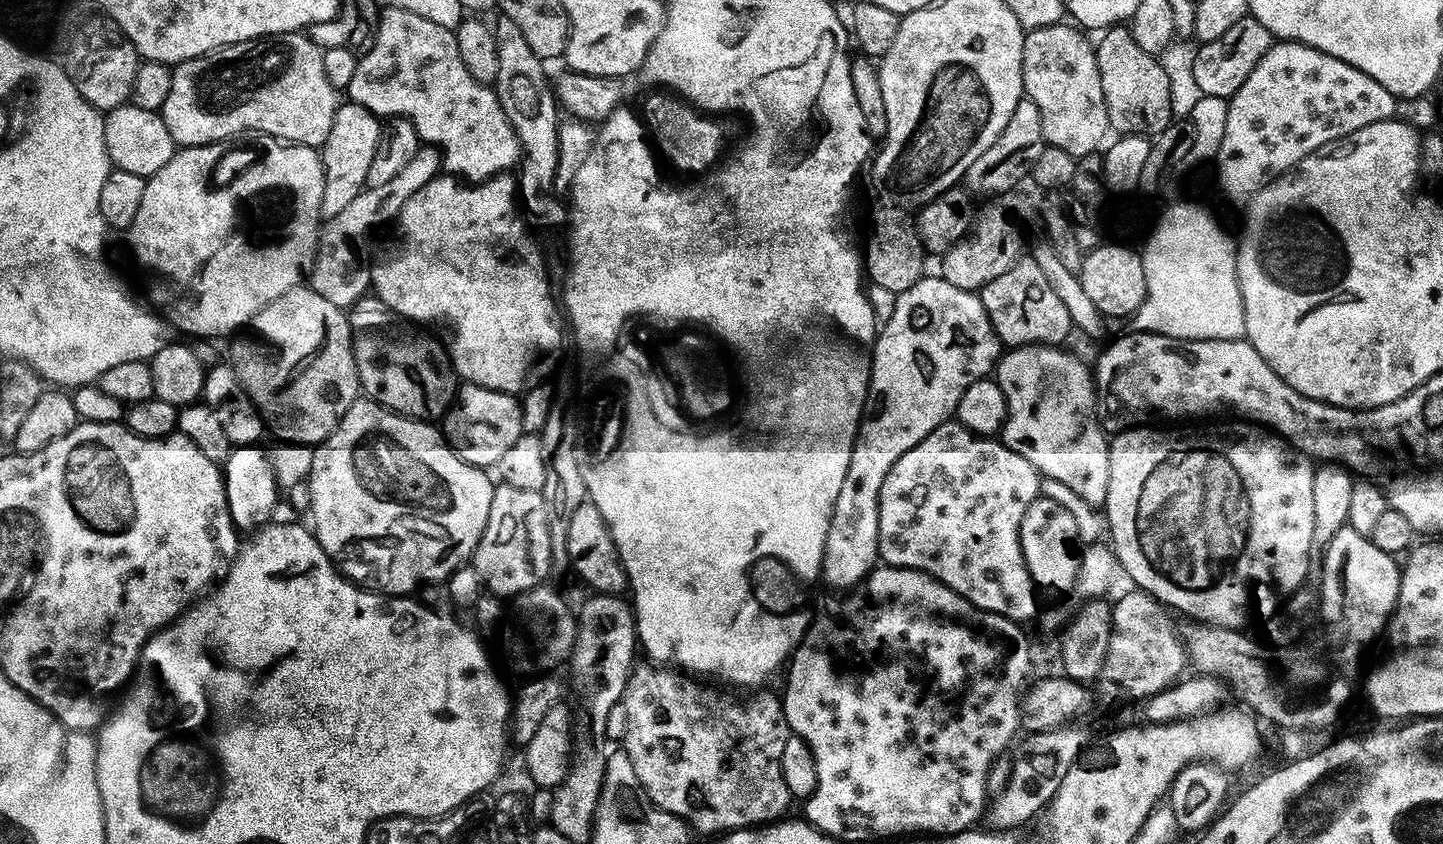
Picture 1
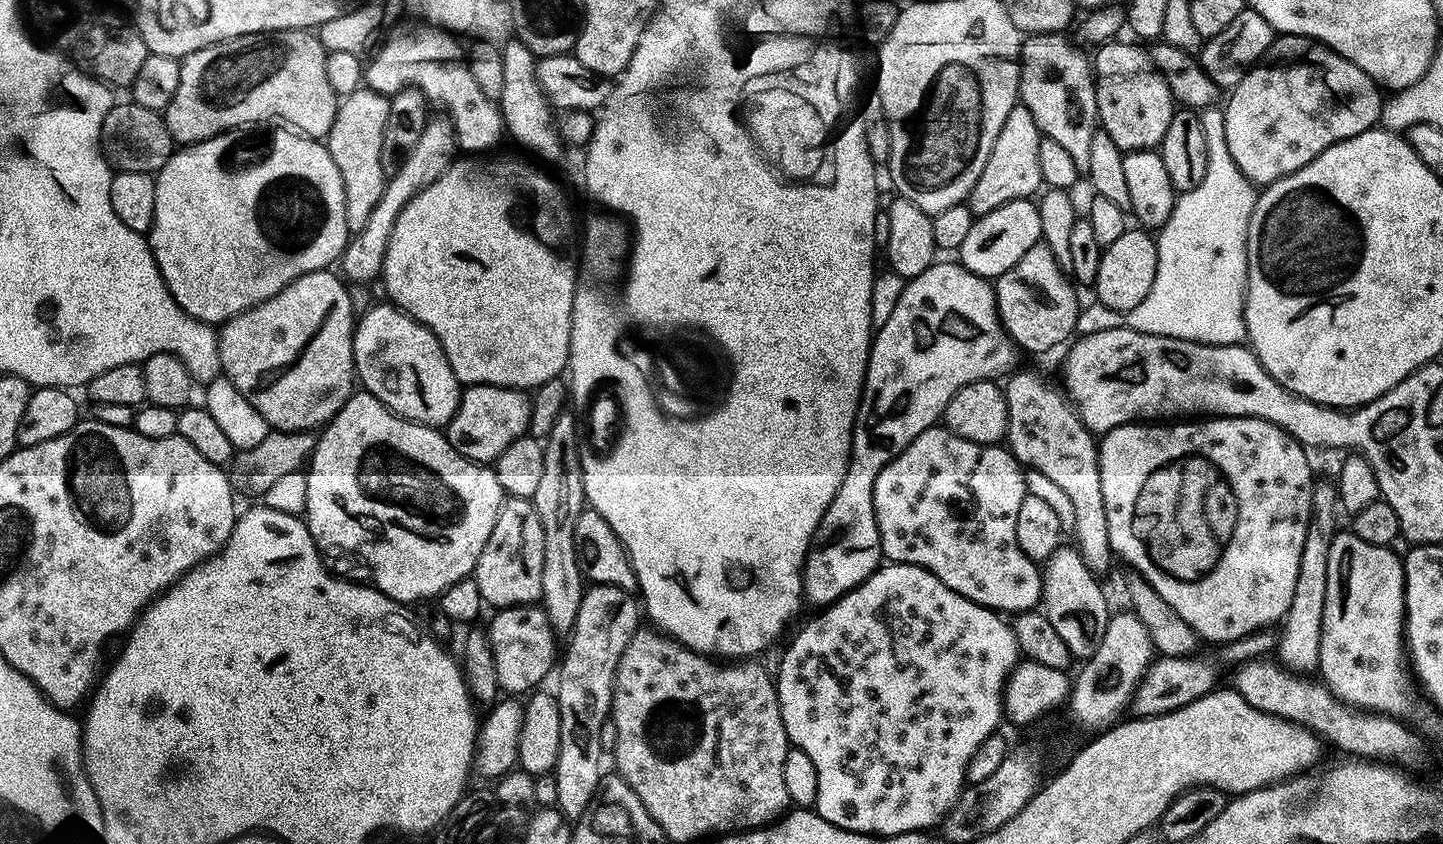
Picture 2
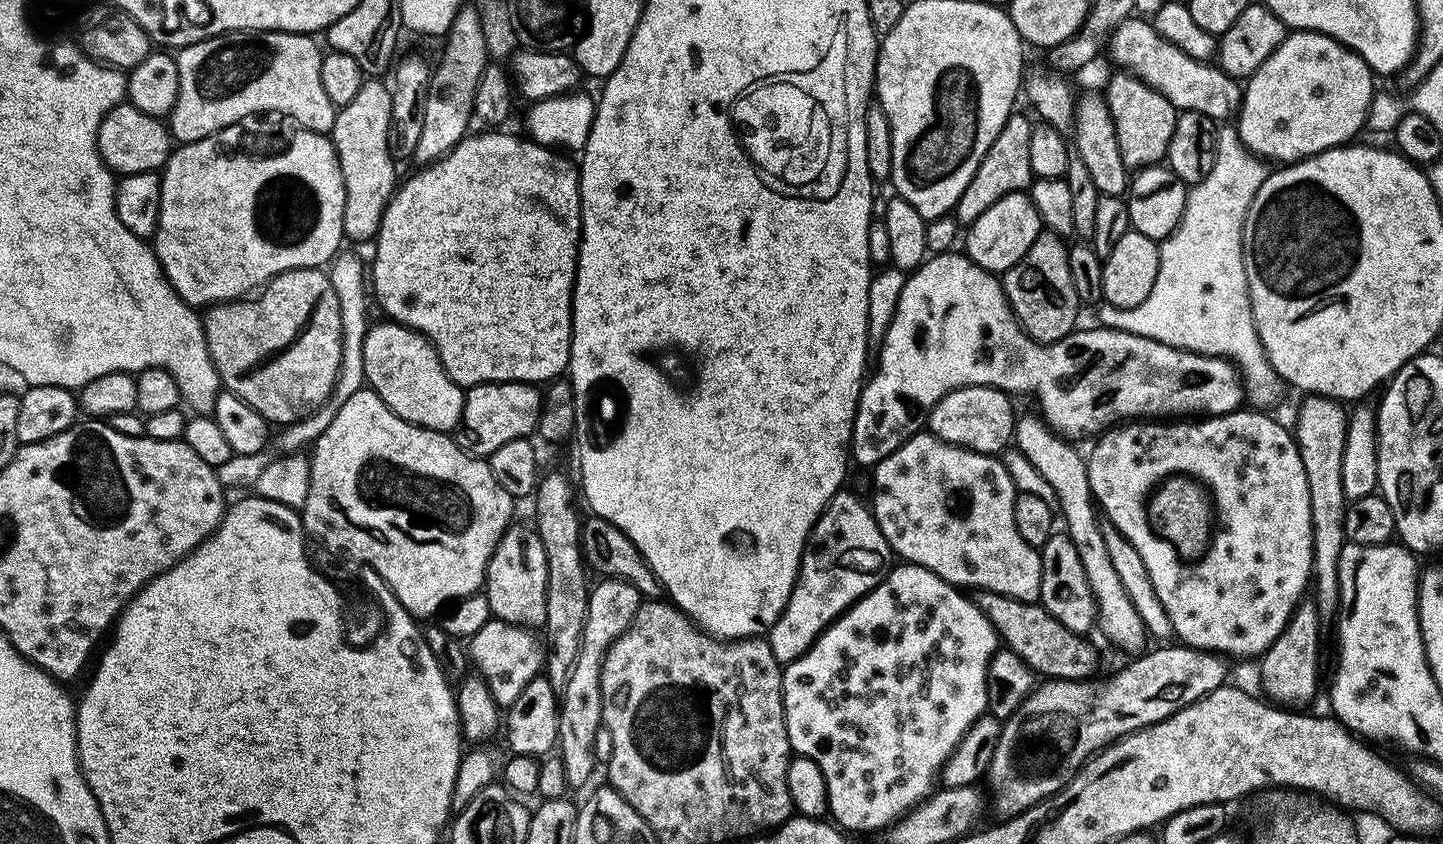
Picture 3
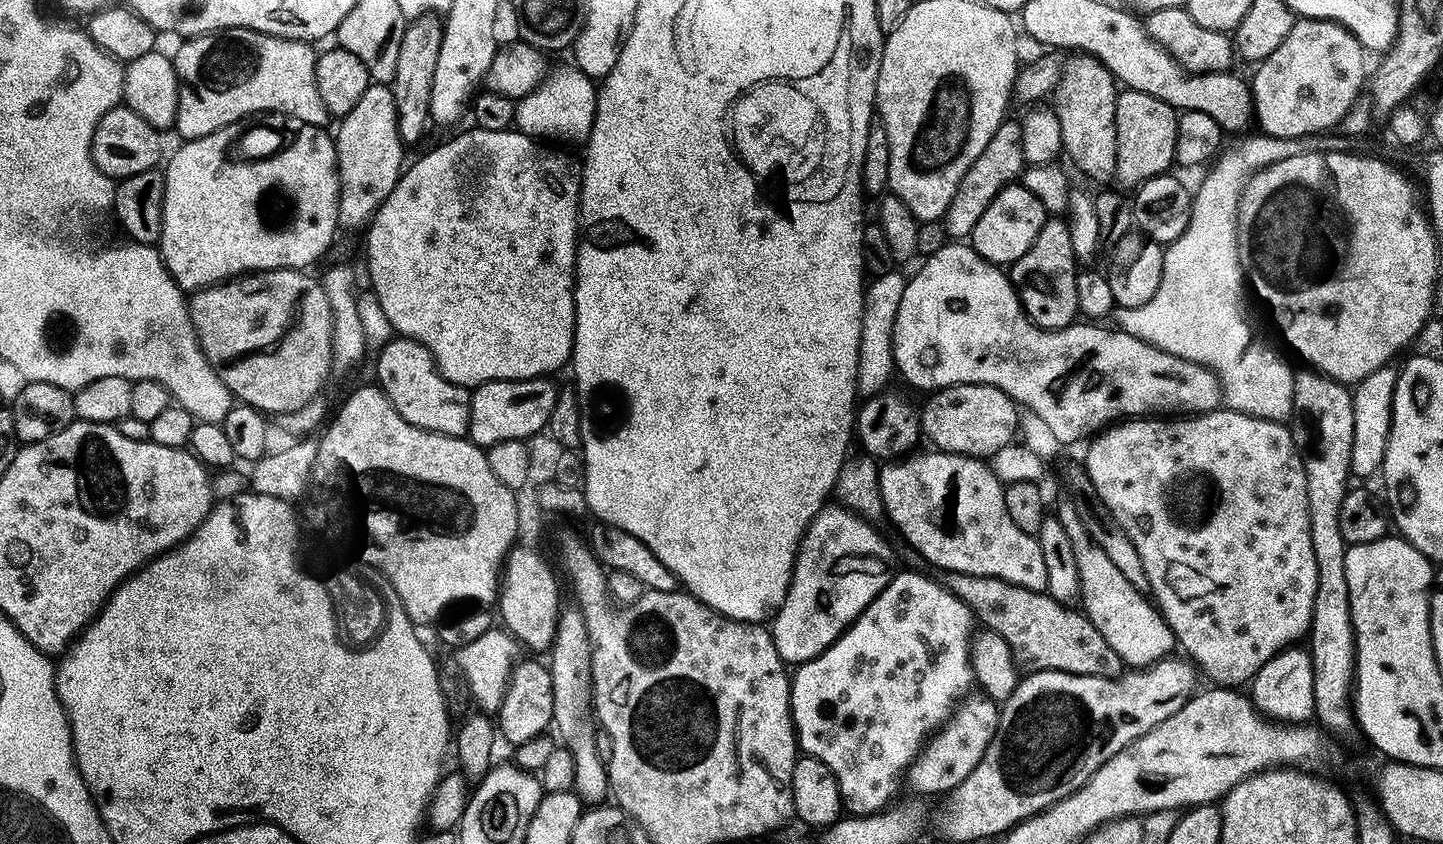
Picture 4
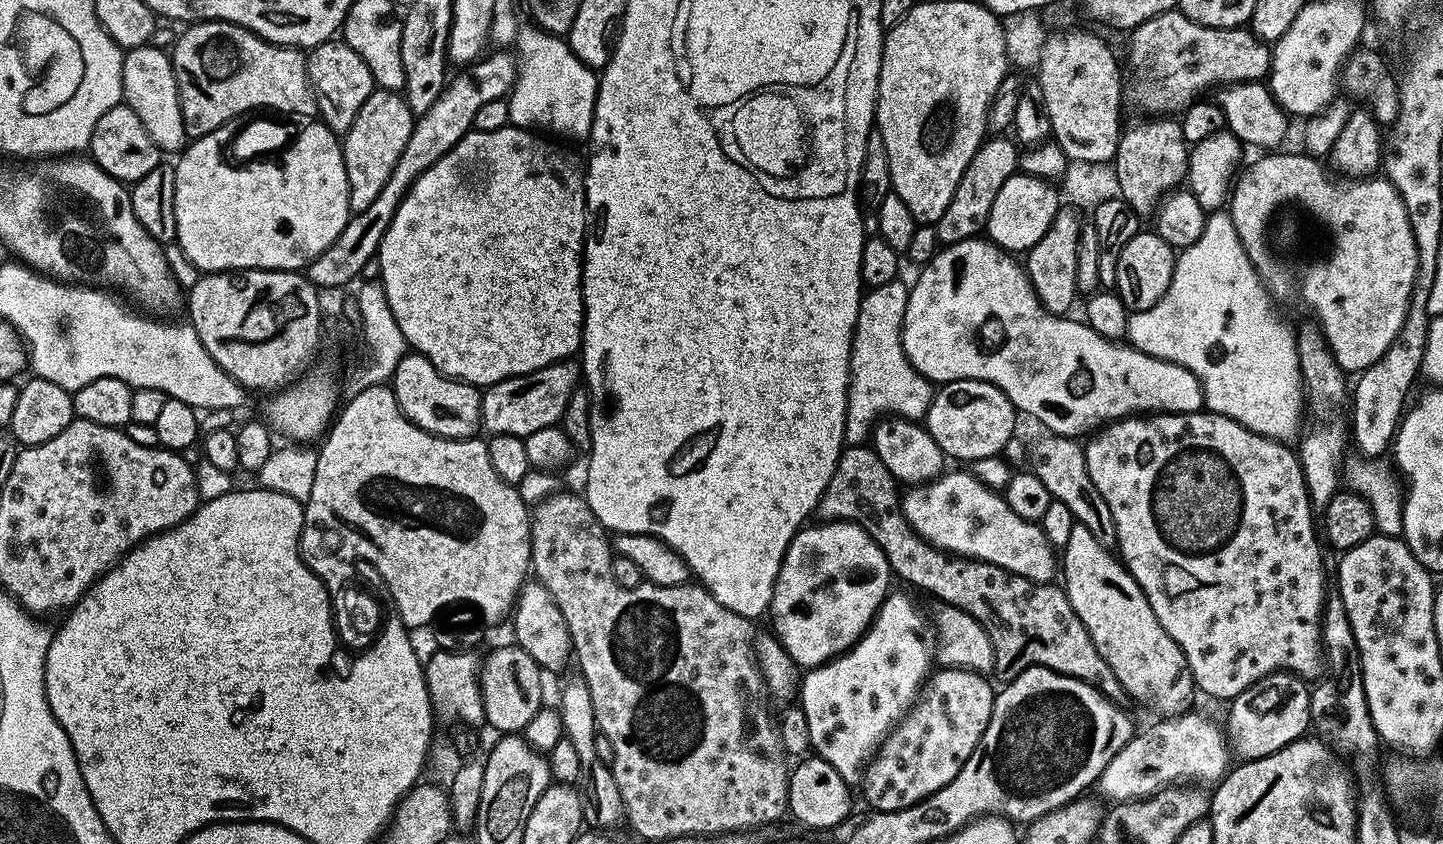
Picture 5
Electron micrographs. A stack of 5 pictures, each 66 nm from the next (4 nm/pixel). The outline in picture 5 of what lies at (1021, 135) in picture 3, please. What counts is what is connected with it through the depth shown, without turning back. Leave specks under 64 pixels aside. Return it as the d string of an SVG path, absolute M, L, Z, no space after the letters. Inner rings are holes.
M996 134L985 139L974 154L974 158L970 158L970 166L966 166L954 190L954 198L950 198L950 206L946 206L942 218L936 220L934 227L941 245L947 246L957 244L959 240L971 240L985 231L990 206L994 206L994 198L998 198L998 190L1002 190L1006 178L1017 175L1020 154L1021 149L1015 139L1007 135Z

